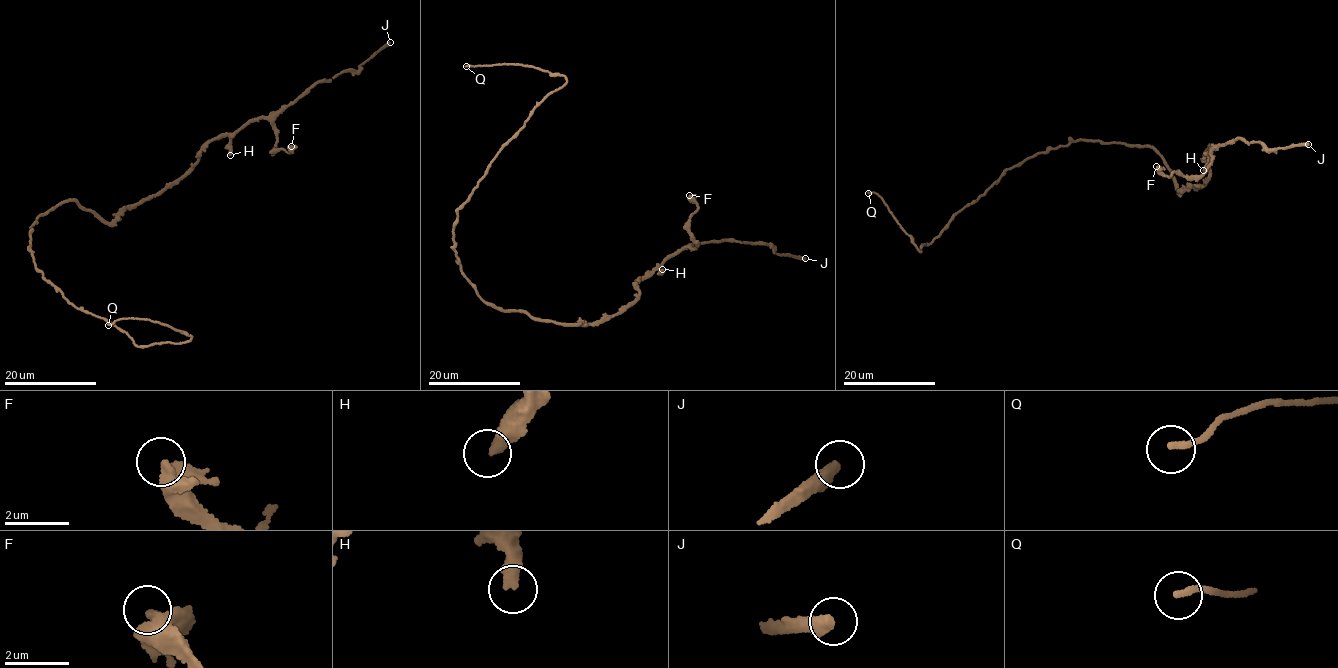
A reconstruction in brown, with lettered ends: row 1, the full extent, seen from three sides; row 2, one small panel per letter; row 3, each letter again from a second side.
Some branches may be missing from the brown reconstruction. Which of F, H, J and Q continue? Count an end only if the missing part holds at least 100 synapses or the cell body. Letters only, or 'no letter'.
no letter

